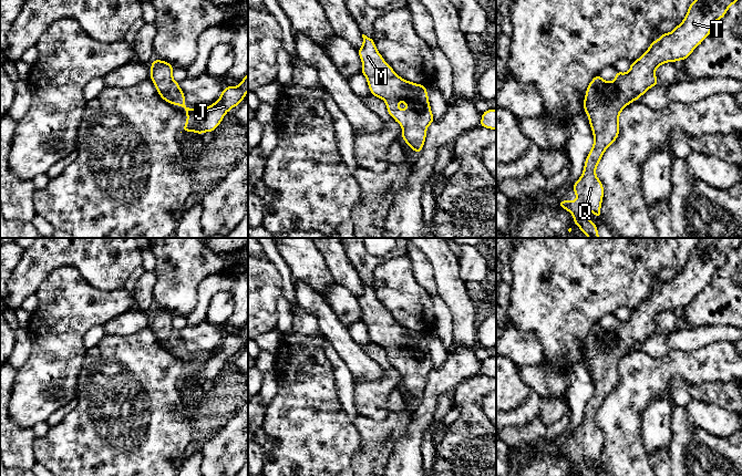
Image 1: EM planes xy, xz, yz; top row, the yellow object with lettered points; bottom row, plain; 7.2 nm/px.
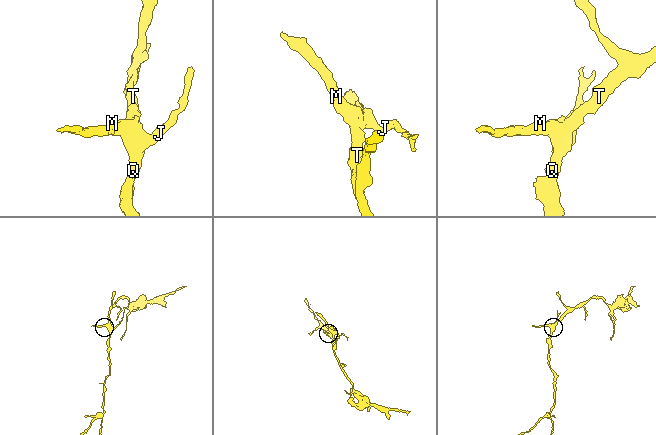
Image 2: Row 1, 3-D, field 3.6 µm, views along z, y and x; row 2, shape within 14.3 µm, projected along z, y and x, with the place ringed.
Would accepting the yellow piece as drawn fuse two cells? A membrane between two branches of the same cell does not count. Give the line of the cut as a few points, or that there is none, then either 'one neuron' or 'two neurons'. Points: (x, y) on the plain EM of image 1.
no cut | one neuron

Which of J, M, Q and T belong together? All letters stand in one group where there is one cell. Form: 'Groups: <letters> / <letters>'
Groups: J M Q T

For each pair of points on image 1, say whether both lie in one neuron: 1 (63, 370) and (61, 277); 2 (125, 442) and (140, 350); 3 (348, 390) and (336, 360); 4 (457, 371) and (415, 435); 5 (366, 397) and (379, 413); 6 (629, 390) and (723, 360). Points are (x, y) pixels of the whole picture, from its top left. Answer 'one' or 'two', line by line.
1: one
2: one
3: one
4: one
5: one
6: one

